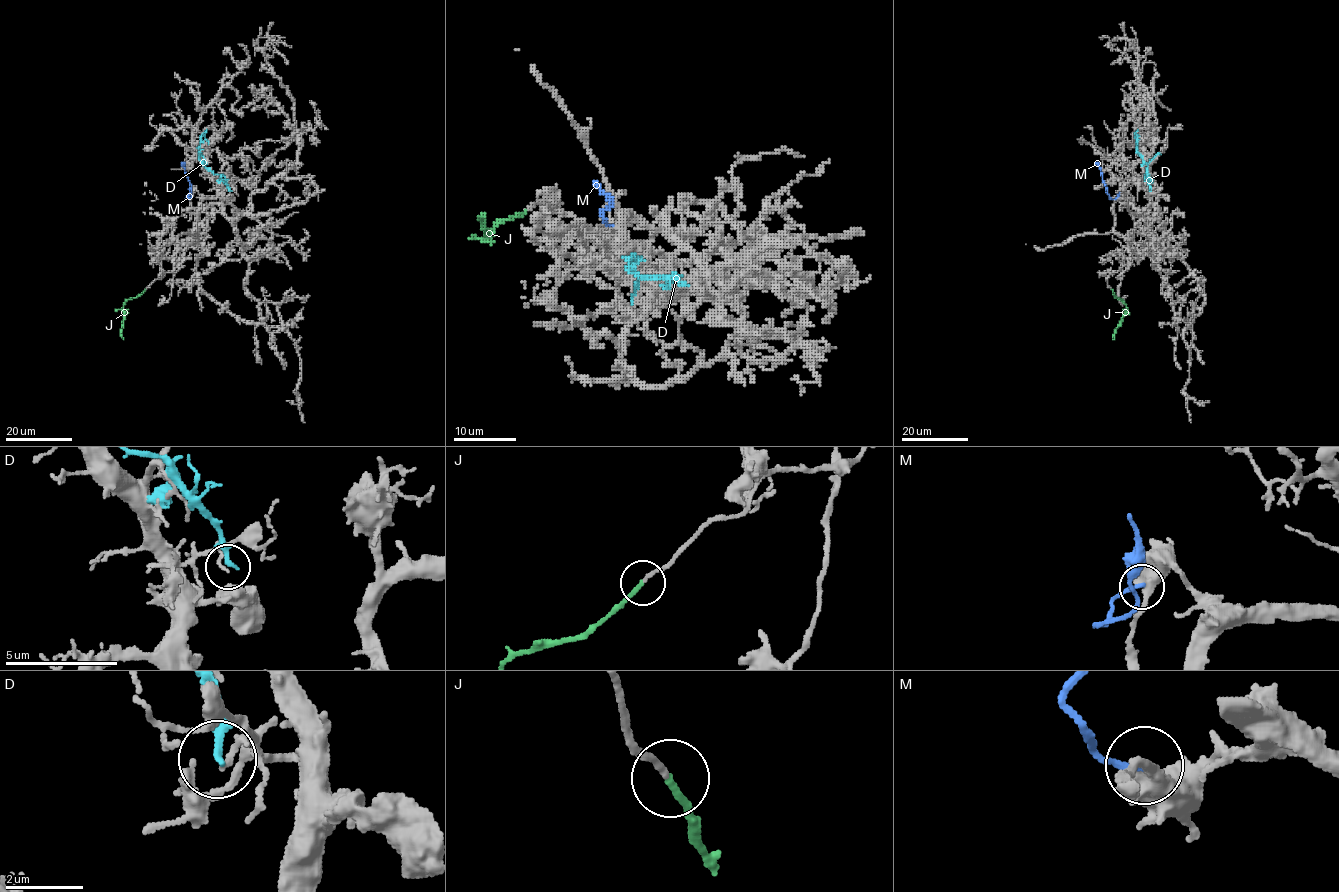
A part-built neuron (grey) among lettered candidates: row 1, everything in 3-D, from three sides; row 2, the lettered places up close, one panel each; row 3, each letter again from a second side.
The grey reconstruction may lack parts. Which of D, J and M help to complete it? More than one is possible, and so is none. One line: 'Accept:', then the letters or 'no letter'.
Accept: J

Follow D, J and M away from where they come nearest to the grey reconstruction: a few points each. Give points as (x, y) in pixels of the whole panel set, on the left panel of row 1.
D: (229, 191), (226, 182), (200, 159), (198, 148), (203, 134), (208, 144)
J: (145, 289), (124, 302), (123, 339)
M: (192, 194), (185, 199), (191, 195), (191, 184), (183, 162)

